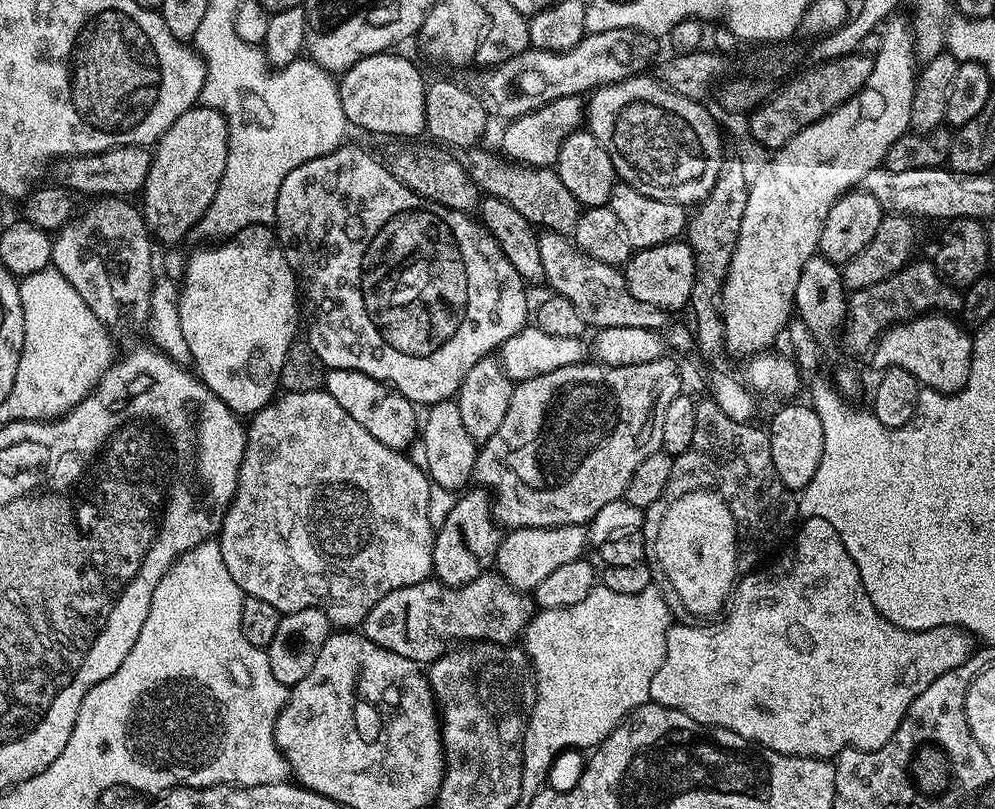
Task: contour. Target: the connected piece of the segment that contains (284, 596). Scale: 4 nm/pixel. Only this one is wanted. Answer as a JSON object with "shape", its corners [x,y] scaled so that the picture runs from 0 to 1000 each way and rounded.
{"shape":[[[328,482],[321,485],[309,485],[308,487],[295,487],[294,485],[285,485],[278,488],[272,499],[269,499],[263,507],[259,507],[248,520],[247,524],[247,551],[245,553],[245,565],[243,566],[243,576],[239,581],[239,596],[237,597],[237,609],[235,616],[229,623],[229,629],[225,637],[225,644],[219,659],[219,671],[223,680],[223,695],[227,695],[227,705],[231,705],[231,714],[241,726],[241,731],[246,737],[254,737],[255,739],[263,739],[263,744],[271,744],[271,749],[275,749],[275,754],[279,754],[282,759],[298,756],[299,754],[308,754],[309,752],[319,752],[324,754],[330,761],[330,768],[339,778],[354,779],[359,774],[365,773],[368,759],[372,759],[375,749],[384,739],[388,739],[388,734],[392,734],[396,729],[404,729],[404,724],[416,724],[420,719],[431,716],[435,711],[434,706],[434,670],[436,666],[436,655],[432,650],[432,606],[435,600],[430,592],[429,582],[421,572],[418,574],[412,565],[401,554],[393,554],[384,546],[380,546],[380,541],[376,541],[376,536],[372,536],[372,532],[368,532],[368,527],[360,527],[360,522],[356,522],[356,517],[352,517],[352,512],[348,512],[348,507],[344,507],[344,502],[333,489]]]}

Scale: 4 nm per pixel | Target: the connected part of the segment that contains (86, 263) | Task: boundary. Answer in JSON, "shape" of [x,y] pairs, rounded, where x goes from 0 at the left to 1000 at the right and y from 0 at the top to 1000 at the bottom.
{"shape":[[[107,242],[91,248],[88,258],[72,268],[55,288],[52,325],[82,363],[82,373],[94,383],[106,405],[116,408],[128,400],[144,402],[153,381],[153,302],[145,265],[128,246]]]}

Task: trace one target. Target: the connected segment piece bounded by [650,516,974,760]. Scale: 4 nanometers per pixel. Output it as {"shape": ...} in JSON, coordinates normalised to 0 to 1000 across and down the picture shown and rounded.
{"shape":[[[813,638],[799,654],[800,664],[796,667],[796,674],[789,680],[784,687],[784,697],[776,697],[773,702],[764,702],[761,707],[756,707],[753,712],[745,711],[742,721],[737,726],[734,740],[730,747],[730,755],[727,758],[728,768],[725,771],[716,771],[713,776],[703,776],[703,770],[691,769],[695,771],[679,771],[676,770],[672,775],[669,784],[669,808],[665,823],[661,823],[661,833],[657,833],[657,843],[653,843],[653,865],[654,869],[664,870],[666,875],[676,875],[683,878],[685,883],[689,883],[693,888],[697,888],[697,892],[702,892],[705,897],[710,900],[729,900],[738,907],[742,907],[746,912],[756,916],[757,920],[763,920],[766,925],[773,925],[782,932],[790,932],[791,934],[809,934],[810,937],[822,937],[823,939],[831,939],[838,937],[848,925],[861,925],[867,930],[877,930],[886,922],[890,922],[890,917],[894,917],[894,912],[898,912],[898,907],[903,902],[903,897],[907,892],[907,888],[911,883],[911,878],[915,878],[915,873],[919,868],[919,863],[923,863],[923,858],[927,858],[927,853],[931,853],[931,848],[935,848],[935,843],[942,841],[947,833],[951,833],[955,828],[959,828],[963,823],[967,823],[973,812],[978,810],[979,791],[974,782],[970,781],[968,776],[956,776],[955,774],[947,774],[939,779],[931,779],[930,781],[916,781],[910,776],[898,774],[892,765],[885,761],[880,755],[880,750],[874,744],[874,739],[870,734],[870,729],[864,718],[864,711],[860,703],[860,696],[854,690],[850,680],[846,665],[842,665],[842,660],[838,655],[838,650],[834,650],[834,645],[830,645],[830,640],[822,640],[821,638]]]}

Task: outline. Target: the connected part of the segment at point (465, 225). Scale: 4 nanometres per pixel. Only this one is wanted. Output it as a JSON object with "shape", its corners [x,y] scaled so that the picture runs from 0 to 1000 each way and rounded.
{"shape":[[[353,176],[287,215],[287,225],[283,225],[279,235],[275,286],[281,299],[281,308],[287,314],[287,324],[291,324],[294,336],[297,337],[299,366],[304,372],[305,414],[316,438],[324,443],[327,456],[343,455],[368,462],[380,472],[391,475],[397,485],[404,486],[419,502],[433,502],[445,494],[455,493],[461,485],[468,462],[472,462],[472,452],[476,452],[488,440],[495,439],[503,425],[509,423],[509,418],[521,413],[532,399],[533,376],[531,381],[531,361],[527,357],[530,356],[529,349],[521,339],[521,334],[517,334],[517,329],[509,324],[509,314],[505,314],[501,299],[496,299],[496,294],[486,283],[485,277],[473,266],[457,262],[416,240],[416,235],[404,230],[404,225],[394,218],[389,201],[382,199],[381,203],[372,189],[365,188],[360,179]]]}

